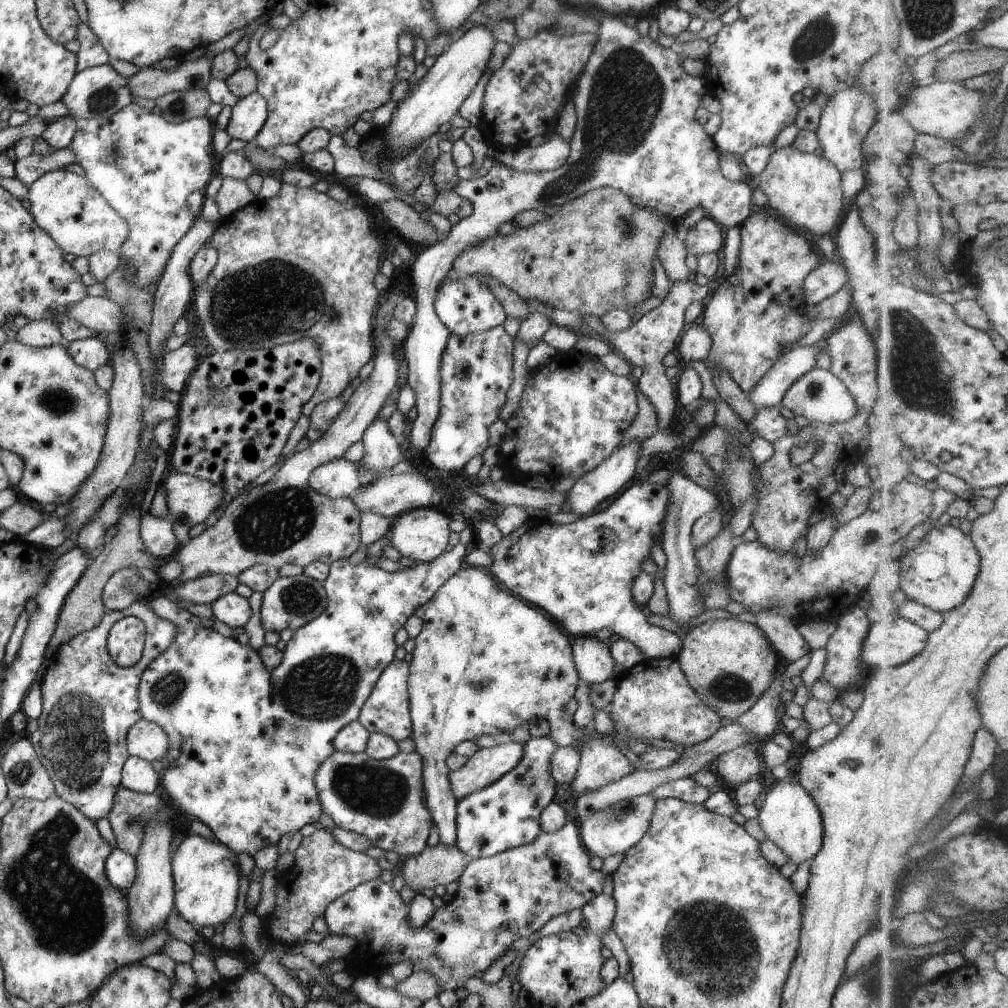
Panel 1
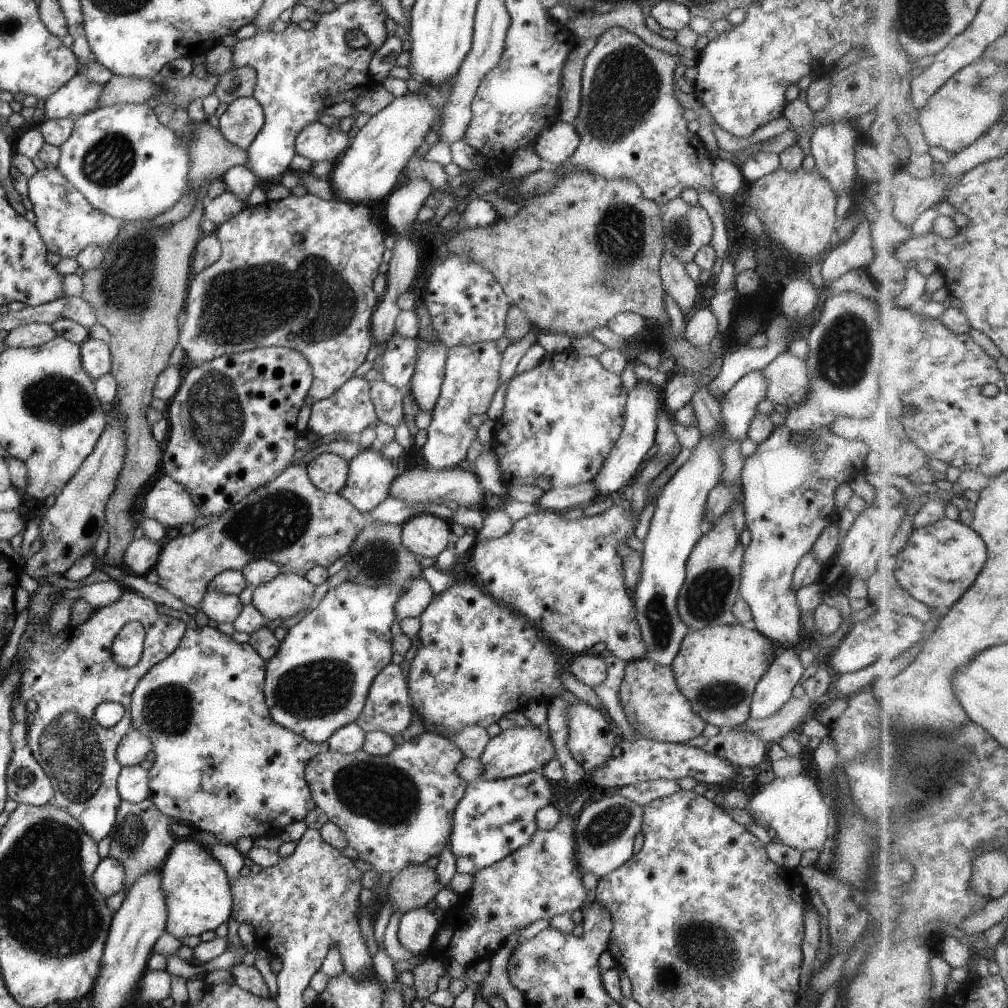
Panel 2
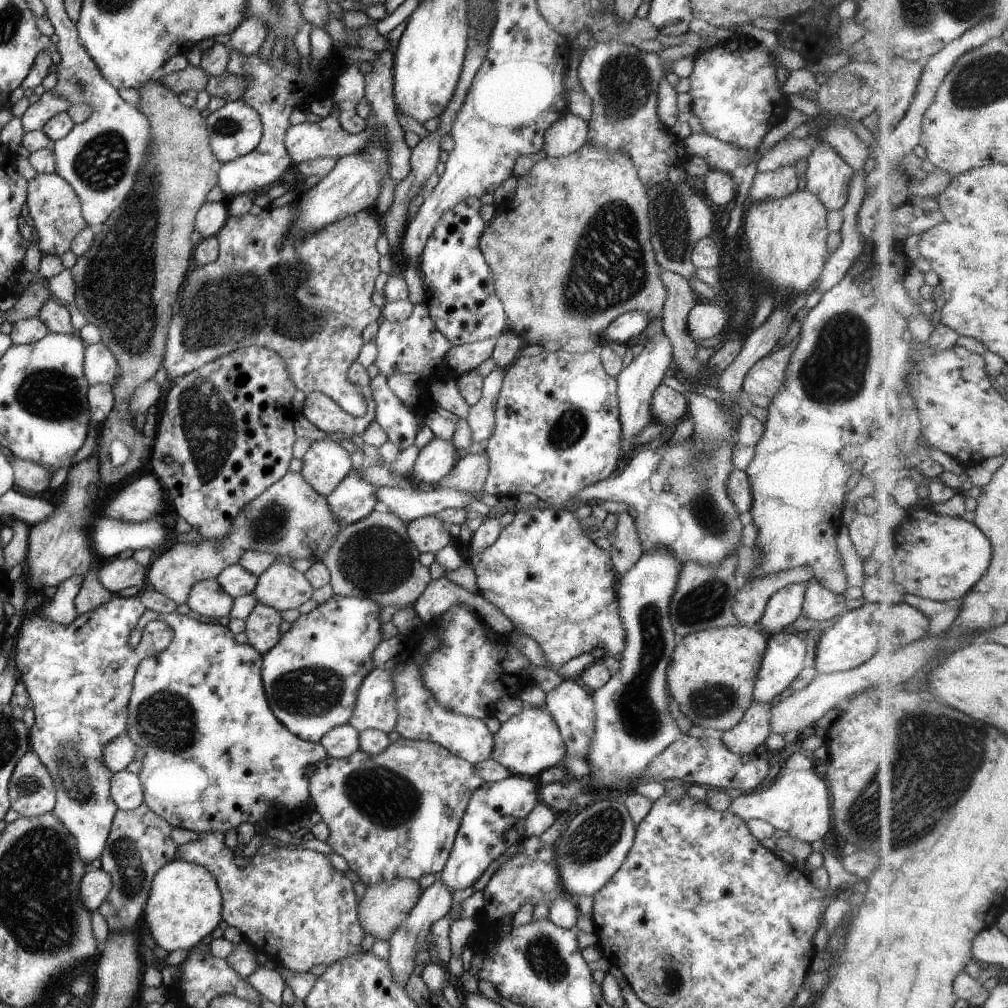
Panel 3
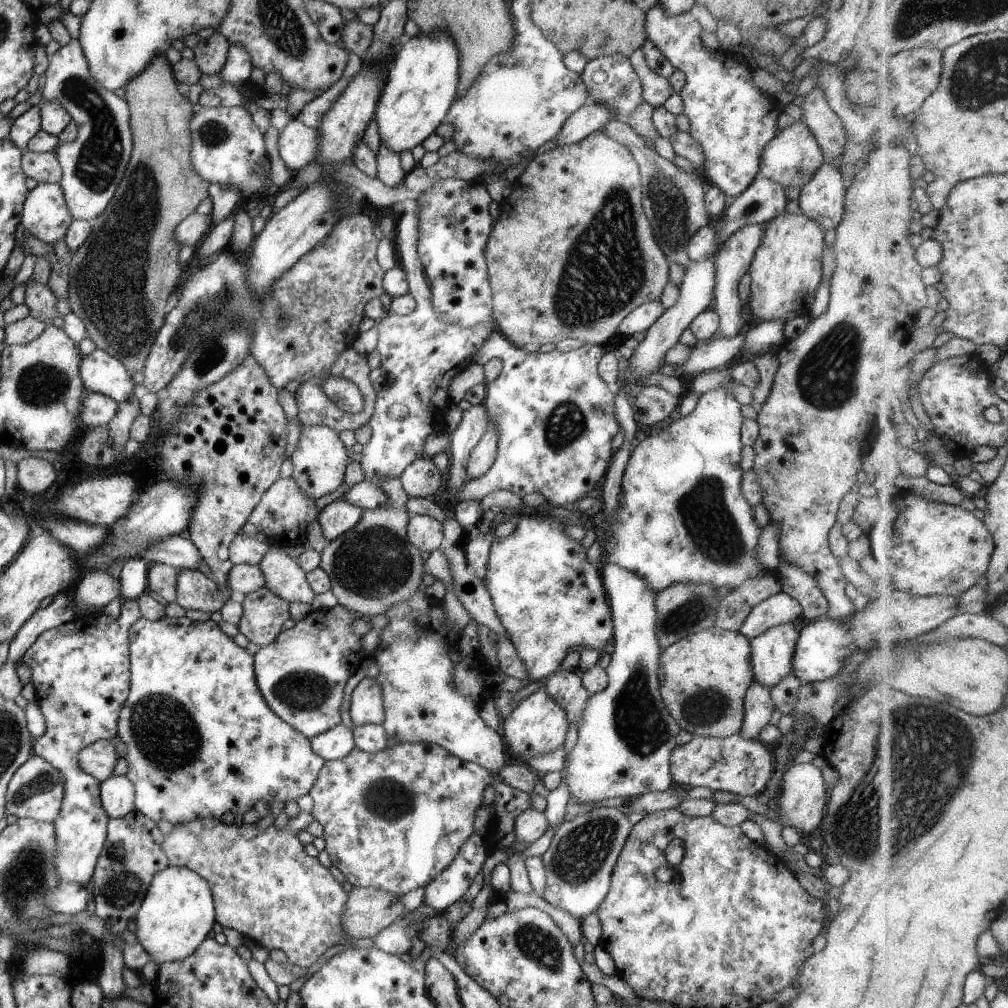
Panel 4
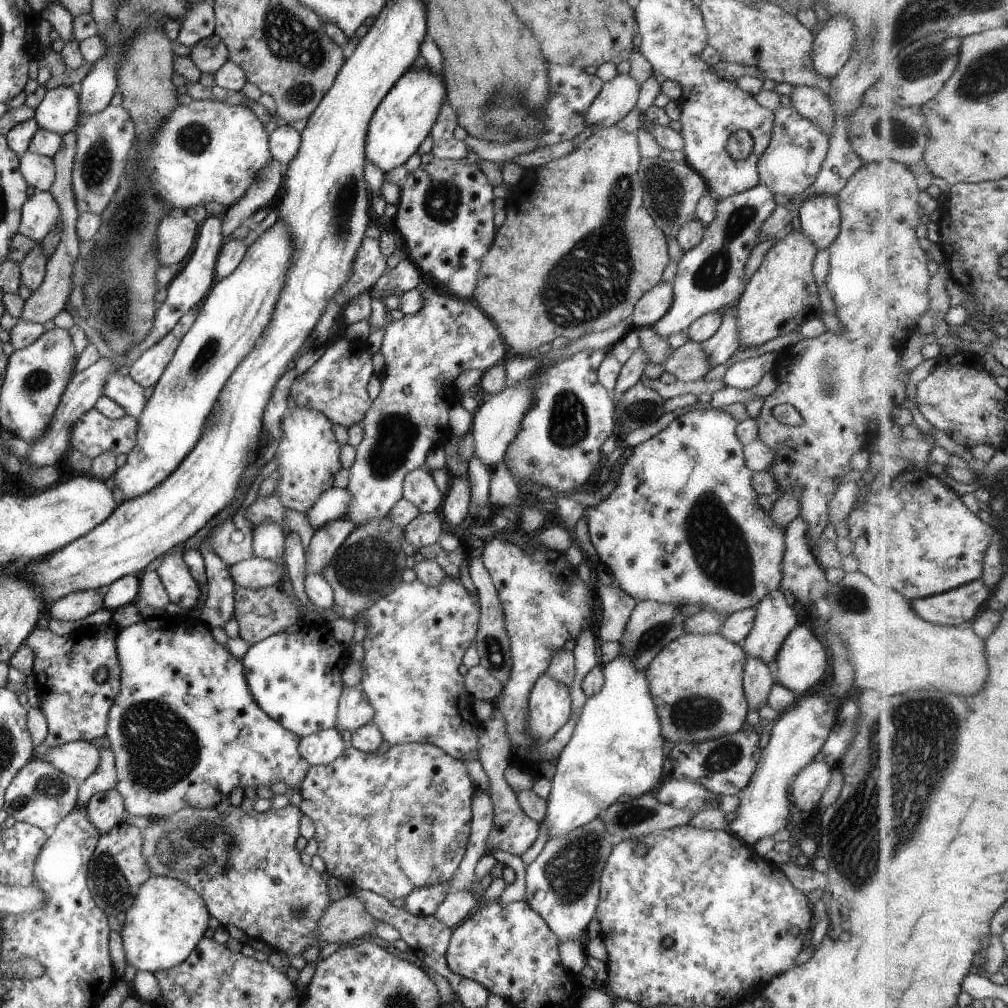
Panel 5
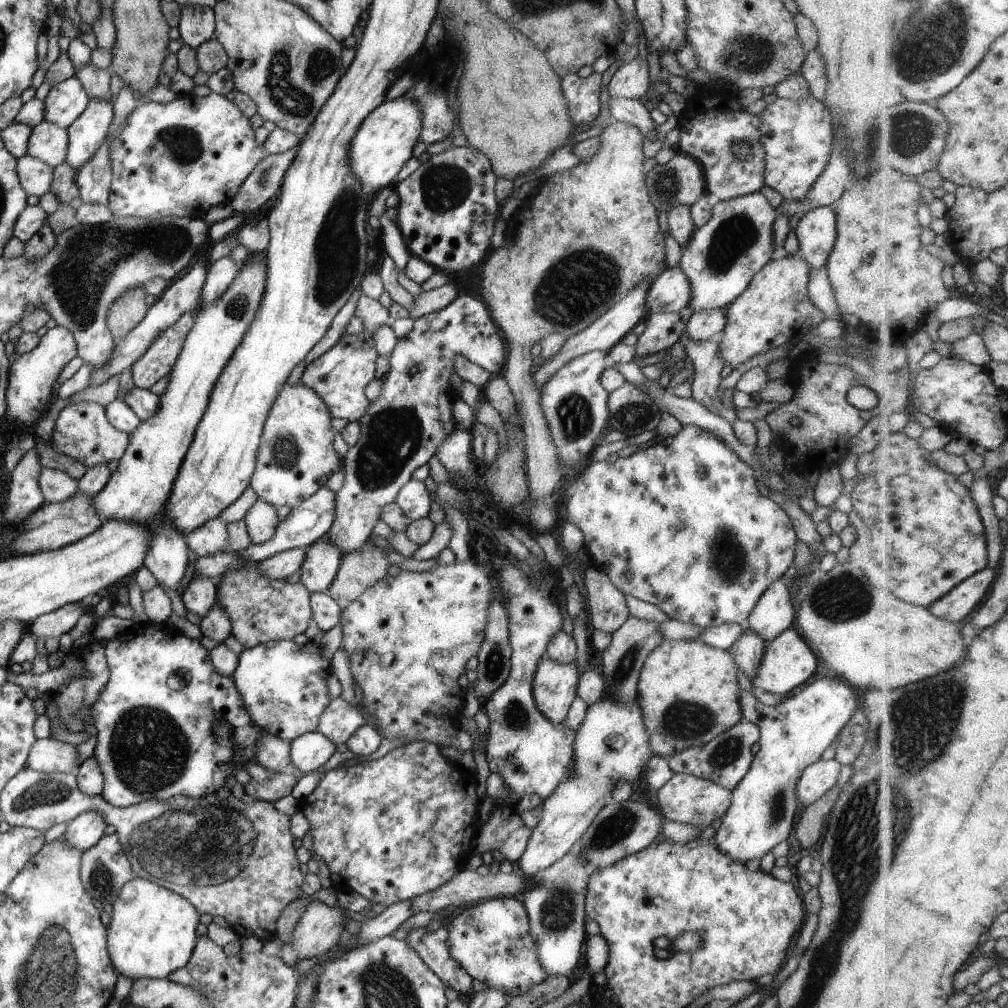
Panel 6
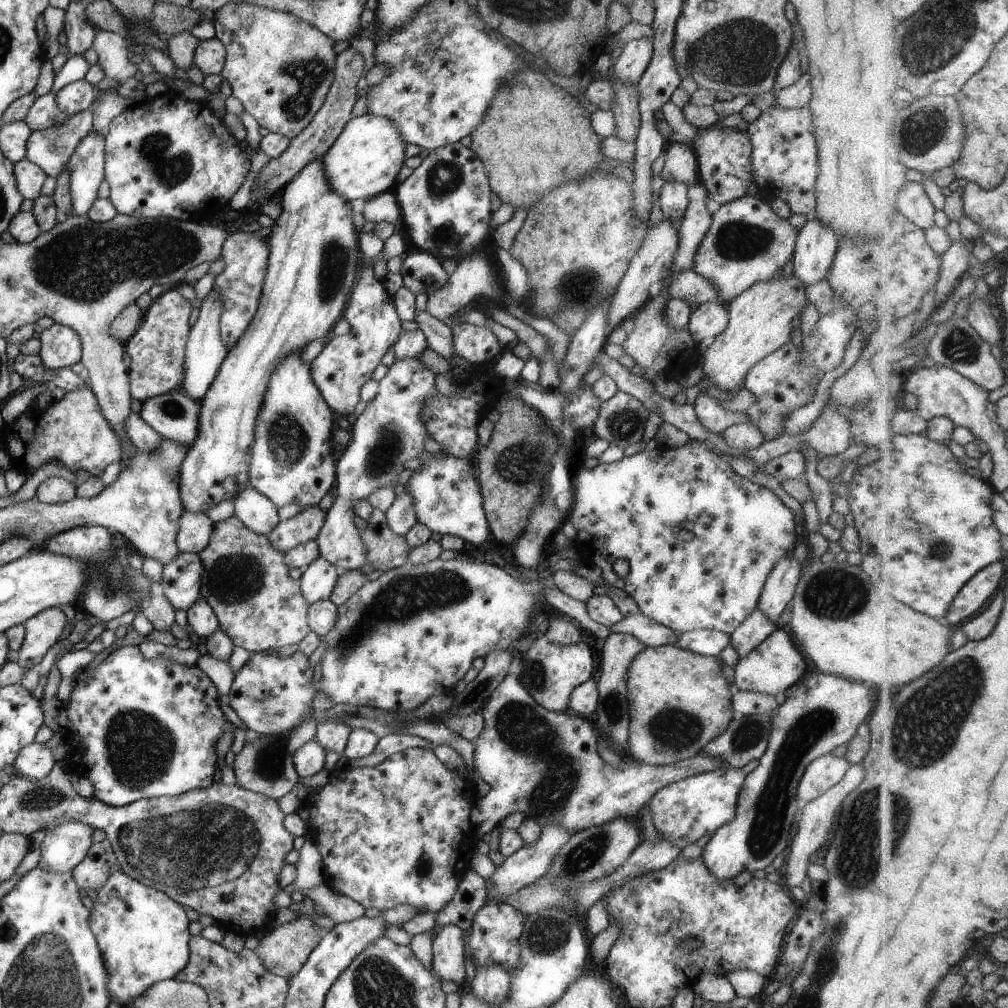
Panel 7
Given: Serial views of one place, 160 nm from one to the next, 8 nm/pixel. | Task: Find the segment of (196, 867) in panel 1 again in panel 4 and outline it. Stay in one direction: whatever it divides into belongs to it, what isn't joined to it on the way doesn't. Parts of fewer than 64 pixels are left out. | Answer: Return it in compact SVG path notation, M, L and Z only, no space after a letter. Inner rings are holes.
M167 865L150 880L145 896L134 914L138 943L157 964L184 959L207 937L216 921L214 902L208 882L185 867Z

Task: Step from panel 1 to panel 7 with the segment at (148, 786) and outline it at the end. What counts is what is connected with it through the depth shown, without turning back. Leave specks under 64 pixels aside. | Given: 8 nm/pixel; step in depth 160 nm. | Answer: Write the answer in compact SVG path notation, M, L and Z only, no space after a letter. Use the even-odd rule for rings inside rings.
M65 821L46 832L36 866L64 873L81 862L91 846L93 829L79 821Z

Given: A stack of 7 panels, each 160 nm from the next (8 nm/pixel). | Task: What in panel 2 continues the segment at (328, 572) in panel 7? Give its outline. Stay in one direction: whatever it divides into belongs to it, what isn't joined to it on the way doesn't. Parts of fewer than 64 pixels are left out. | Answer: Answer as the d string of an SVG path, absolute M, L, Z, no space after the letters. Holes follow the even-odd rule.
M376 447L360 449L348 461L346 483L337 494L365 515L388 496L388 486L400 468L400 460L385 458Z

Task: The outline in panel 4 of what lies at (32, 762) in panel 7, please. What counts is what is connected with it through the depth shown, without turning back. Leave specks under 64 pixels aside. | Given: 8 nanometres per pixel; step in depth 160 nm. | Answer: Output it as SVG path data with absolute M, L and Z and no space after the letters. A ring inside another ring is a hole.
M111 738L95 741L82 748L77 755L80 768L98 781L104 781L112 775L119 755Z

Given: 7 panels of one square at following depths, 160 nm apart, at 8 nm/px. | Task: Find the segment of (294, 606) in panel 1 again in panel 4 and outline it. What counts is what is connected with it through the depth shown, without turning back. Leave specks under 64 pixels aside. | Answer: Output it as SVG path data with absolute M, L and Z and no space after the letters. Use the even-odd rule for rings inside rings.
M270 546L257 565L261 569L264 586L277 597L288 603L310 604L313 600L315 594L310 589L304 573L295 560L285 555L281 546Z

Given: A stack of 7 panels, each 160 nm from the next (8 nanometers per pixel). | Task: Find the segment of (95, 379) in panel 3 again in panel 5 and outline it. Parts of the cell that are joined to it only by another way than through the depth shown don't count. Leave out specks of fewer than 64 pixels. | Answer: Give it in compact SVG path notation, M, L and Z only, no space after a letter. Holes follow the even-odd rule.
M115 371L103 383L102 395L121 406L127 415L137 418L146 403L143 389L129 375L122 376Z

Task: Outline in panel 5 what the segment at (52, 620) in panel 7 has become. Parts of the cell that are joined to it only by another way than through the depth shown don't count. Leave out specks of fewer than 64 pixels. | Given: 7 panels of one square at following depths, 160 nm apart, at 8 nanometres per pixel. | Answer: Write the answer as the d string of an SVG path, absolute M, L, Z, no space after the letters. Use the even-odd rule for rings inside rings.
M97 589L73 591L49 604L48 611L51 619L74 621L102 608L103 601Z

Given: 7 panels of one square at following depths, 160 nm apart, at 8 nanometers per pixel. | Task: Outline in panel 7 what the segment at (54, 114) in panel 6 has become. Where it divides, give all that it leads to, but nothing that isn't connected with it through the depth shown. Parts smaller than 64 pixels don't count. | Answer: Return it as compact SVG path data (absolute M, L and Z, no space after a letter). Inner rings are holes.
M85 79L64 84L54 92L54 99L59 110L68 117L84 111L92 104L95 97L96 91L93 92L93 85Z

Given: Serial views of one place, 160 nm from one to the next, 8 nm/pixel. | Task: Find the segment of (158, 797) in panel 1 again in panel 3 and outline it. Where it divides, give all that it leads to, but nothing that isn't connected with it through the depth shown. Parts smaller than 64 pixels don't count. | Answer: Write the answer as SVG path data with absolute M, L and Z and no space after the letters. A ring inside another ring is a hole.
M143 802L128 811L115 811L105 846L98 856L101 862L97 864L109 873L111 881L106 900L97 908L107 922L109 933L133 930L137 922L141 922L154 873L176 857L177 845L169 832L170 824L149 810Z

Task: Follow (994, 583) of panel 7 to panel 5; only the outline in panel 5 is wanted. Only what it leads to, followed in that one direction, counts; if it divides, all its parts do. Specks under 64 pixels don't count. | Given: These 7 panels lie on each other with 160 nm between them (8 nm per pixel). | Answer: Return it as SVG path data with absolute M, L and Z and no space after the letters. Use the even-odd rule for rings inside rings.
M979 579L943 594L909 602L923 620L934 625L959 627L973 621L990 596L991 590Z

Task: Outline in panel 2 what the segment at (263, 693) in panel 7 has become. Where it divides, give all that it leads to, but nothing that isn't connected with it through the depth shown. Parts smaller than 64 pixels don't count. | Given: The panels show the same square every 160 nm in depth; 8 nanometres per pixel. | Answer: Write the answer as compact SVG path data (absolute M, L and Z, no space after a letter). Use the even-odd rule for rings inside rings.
M345 579L338 586L329 587L323 598L317 604L317 607L307 611L294 626L291 626L283 640L280 642L277 652L266 662L264 674L264 701L269 709L271 718L280 724L284 729L290 730L292 733L299 734L305 740L320 743L326 741L335 730L343 725L353 723L356 716L359 716L362 706L364 705L365 697L367 696L371 681L375 675L391 660L392 637L389 633L389 626L393 622L399 622L395 618L393 606L399 600L399 597L406 590L397 585L366 587L355 584L354 582Z

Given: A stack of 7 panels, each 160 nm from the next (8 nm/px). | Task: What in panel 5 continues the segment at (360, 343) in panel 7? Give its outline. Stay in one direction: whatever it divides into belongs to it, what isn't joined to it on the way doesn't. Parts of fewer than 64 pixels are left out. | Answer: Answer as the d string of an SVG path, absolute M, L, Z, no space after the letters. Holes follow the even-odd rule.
M339 338L327 346L321 356L305 372L297 375L289 387L297 407L303 407L324 414L332 424L347 428L358 423L368 412L371 401L365 386L369 377L374 374L371 368L371 357L356 353L344 338Z

